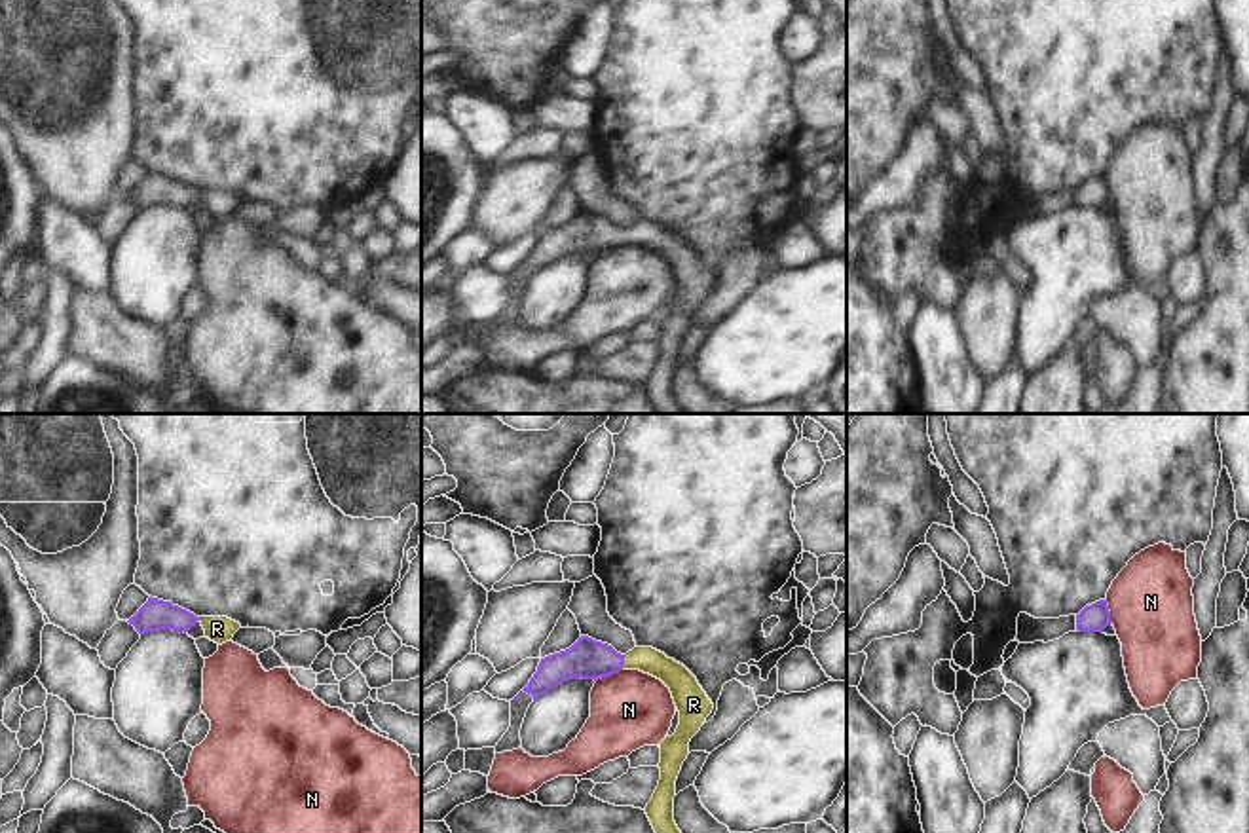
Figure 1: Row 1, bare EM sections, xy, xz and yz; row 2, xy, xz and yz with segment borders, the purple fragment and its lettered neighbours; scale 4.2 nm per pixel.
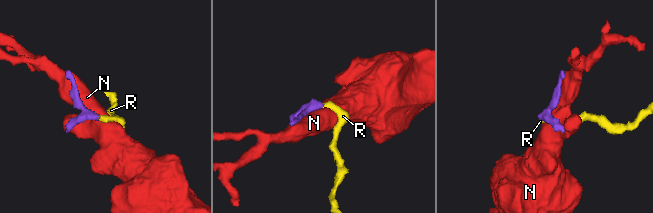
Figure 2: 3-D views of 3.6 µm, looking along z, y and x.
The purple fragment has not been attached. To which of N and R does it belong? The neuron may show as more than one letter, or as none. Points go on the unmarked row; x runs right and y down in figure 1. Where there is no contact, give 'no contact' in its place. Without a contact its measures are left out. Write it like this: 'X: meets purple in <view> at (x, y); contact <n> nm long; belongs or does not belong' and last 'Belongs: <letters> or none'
N: meets purple in yz at (1109, 186); contact 110 nm long; does not belong
R: meets purple in xz at (623, 238); contact 70 nm long; belongs
Belongs: R

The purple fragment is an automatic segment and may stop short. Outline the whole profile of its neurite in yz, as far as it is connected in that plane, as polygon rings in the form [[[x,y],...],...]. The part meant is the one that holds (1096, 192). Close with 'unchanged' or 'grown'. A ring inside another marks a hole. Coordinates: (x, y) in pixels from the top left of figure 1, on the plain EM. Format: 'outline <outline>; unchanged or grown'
outline [[[1099,175],[1091,180],[1086,180],[1076,190],[1078,207],[1103,207],[1110,199],[1110,186],[1107,175]]]; unchanged

